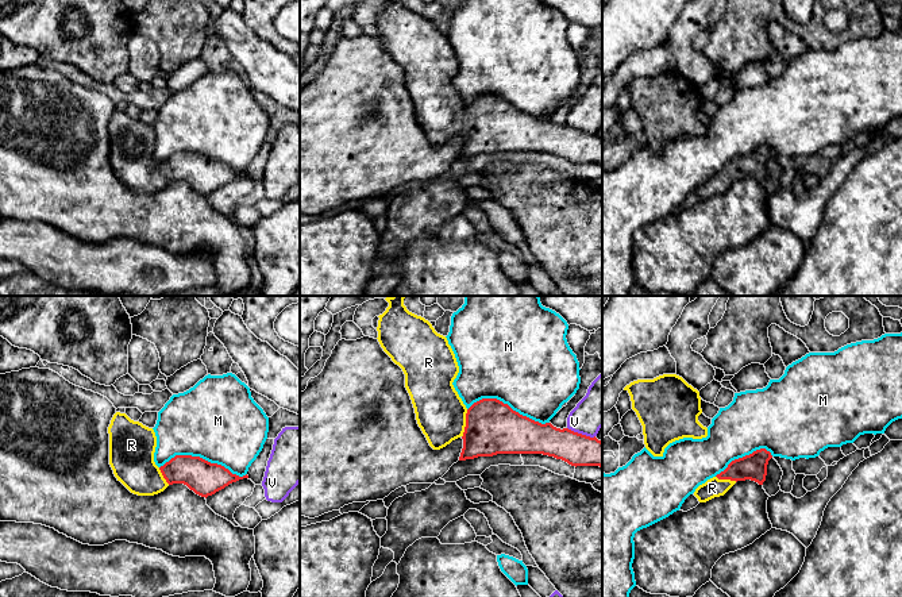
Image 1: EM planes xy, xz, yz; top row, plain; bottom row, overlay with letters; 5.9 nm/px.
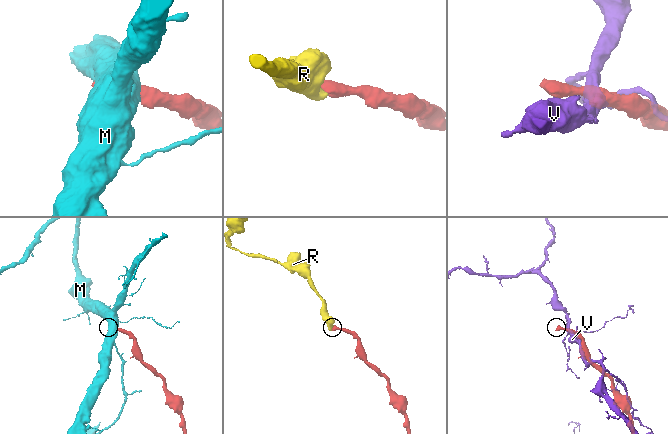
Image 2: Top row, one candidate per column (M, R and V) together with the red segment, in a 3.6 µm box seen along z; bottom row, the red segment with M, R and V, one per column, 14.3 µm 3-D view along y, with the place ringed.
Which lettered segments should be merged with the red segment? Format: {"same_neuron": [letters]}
{"same_neuron": ["R"]}

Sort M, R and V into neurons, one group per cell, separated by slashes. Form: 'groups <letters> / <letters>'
groups M / R / V

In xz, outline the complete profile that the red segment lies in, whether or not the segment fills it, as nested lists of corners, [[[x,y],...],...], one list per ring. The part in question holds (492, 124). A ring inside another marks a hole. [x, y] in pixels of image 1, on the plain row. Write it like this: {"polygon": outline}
{"polygon": [[[389,0],[378,15],[377,36],[392,58],[402,66],[417,122],[433,147],[462,135],[459,158],[497,151],[543,151],[575,165],[602,165],[602,139],[595,134],[590,135],[568,126],[560,127],[551,120],[541,122],[497,96],[482,96],[467,107],[452,82],[459,63],[447,35],[437,31],[428,18],[409,9],[404,0]]]}

